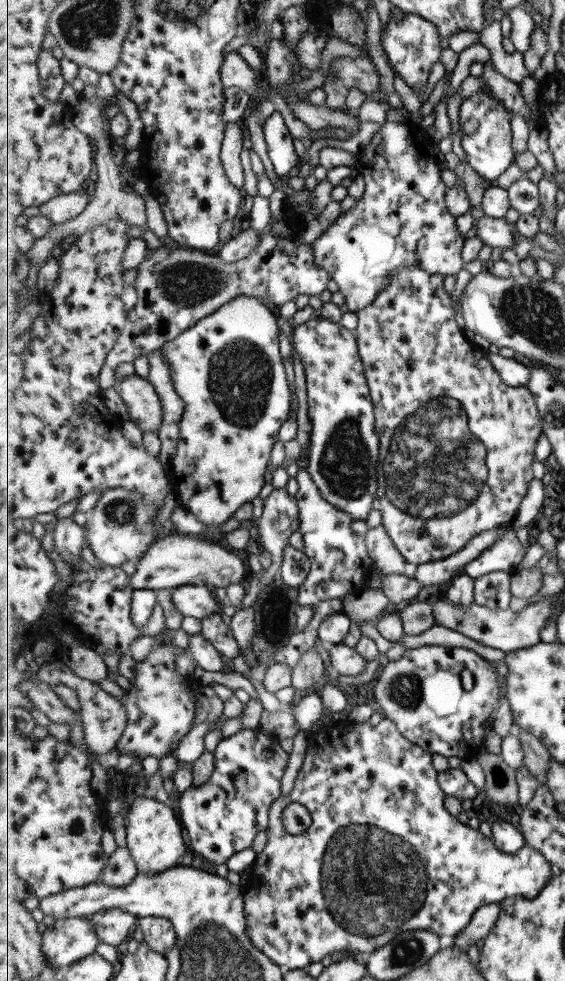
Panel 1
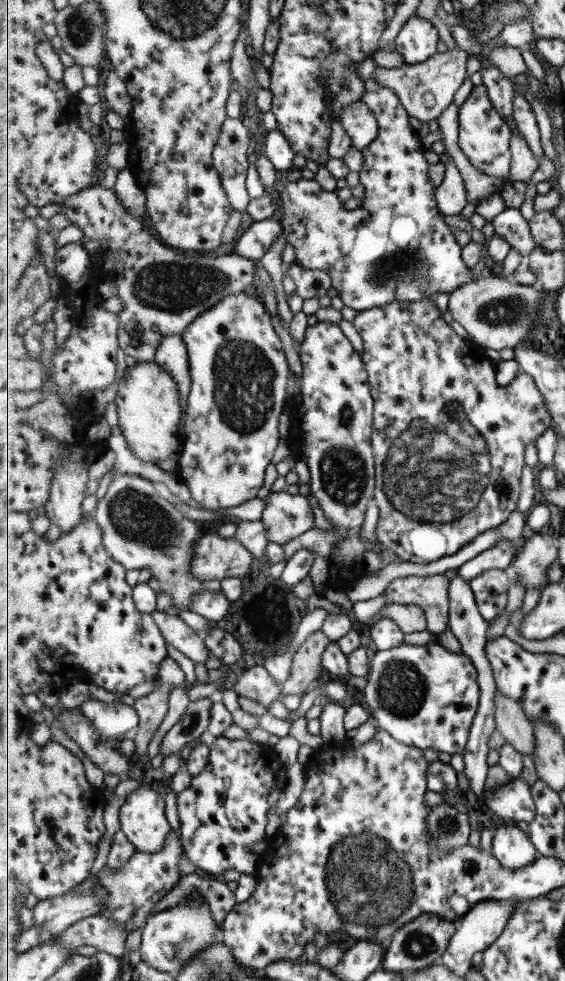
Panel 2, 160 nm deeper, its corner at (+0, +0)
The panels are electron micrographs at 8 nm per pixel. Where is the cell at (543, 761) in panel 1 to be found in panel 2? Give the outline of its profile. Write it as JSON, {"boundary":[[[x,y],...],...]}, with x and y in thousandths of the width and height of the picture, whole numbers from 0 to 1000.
{"boundary":[[[880,707],[880,724],[876,724],[880,743],[890,748],[896,756],[927,770],[940,770],[950,762],[947,741],[938,732],[929,729],[926,720],[912,714]]]}

